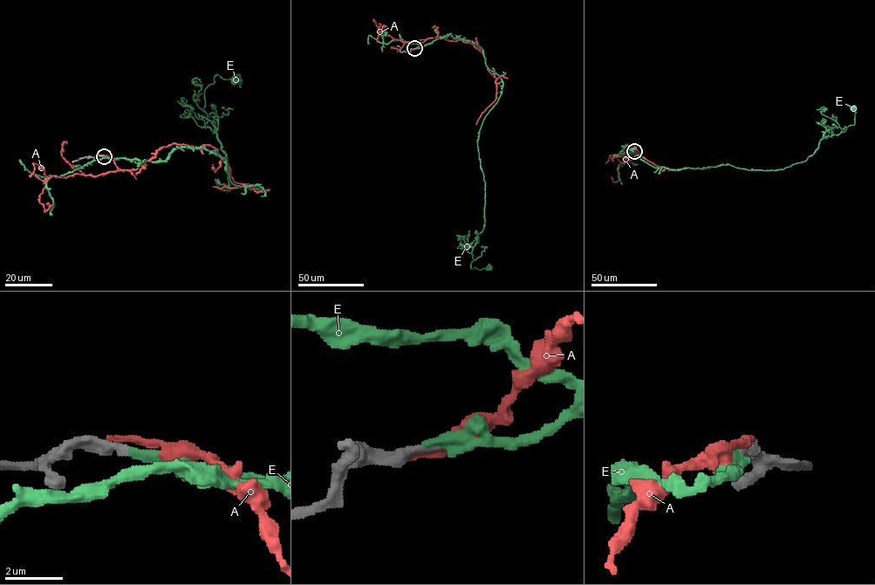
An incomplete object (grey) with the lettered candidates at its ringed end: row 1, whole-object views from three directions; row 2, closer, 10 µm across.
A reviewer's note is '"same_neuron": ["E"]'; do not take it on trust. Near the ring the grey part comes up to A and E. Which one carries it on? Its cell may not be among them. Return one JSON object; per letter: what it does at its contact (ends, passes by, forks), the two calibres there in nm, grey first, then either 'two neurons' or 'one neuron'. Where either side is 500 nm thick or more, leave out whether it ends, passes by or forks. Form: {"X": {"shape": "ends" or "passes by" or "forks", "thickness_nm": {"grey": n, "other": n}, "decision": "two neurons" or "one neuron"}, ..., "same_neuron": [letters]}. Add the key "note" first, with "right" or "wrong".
{"note": "right", "A": {"shape": "ends", "thickness_nm": {"grey": 480, "other": 280}, "decision": "two neurons"}, "E": {"shape": "ends", "thickness_nm": {"grey": 340, "other": 360}, "decision": "one neuron"}, "same_neuron": ["E"]}

